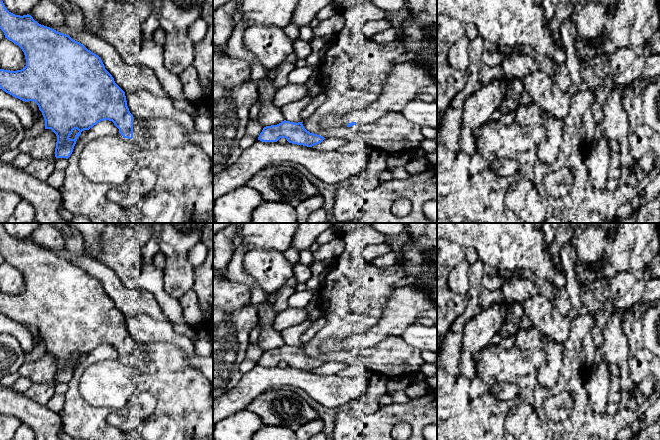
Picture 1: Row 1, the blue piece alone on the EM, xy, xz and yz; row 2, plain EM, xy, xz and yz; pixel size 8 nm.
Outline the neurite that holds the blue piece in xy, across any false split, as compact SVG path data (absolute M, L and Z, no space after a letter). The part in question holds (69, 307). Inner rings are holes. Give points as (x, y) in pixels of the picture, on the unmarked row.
M0 223L0 253L5 262L18 269L24 276L26 290L17 295L0 293L0 313L22 325L34 325L45 344L45 353L51 353L57 360L55 381L68 383L81 356L89 354L98 346L109 344L119 353L116 361L97 362L84 371L79 382L79 393L92 406L120 409L136 393L137 373L145 367L150 356L145 346L133 341L127 330L125 316L115 307L105 293L101 282L69 259L41 249L29 238L15 239L7 234Z

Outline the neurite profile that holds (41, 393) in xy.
M33 384L29 389L24 391L23 394L39 404L46 405L56 393L54 385Z

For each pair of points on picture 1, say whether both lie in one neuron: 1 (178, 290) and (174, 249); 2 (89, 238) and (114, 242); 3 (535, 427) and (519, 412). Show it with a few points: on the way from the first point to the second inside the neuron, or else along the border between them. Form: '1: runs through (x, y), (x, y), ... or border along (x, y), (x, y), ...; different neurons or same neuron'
1: runs through (178, 280), (176, 259); same neuron
2: border along (102, 233), (102, 251), (91, 257); different neurons
3: runs through (531, 424), (523, 416); same neuron

